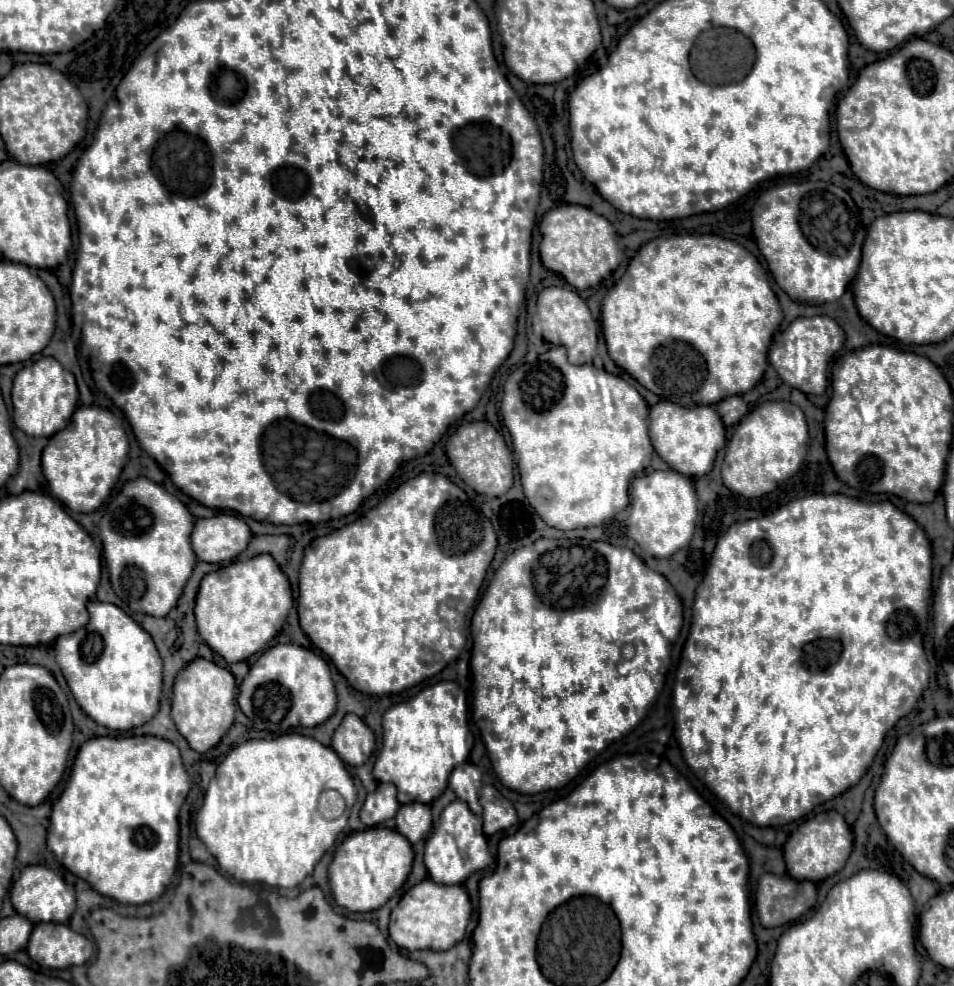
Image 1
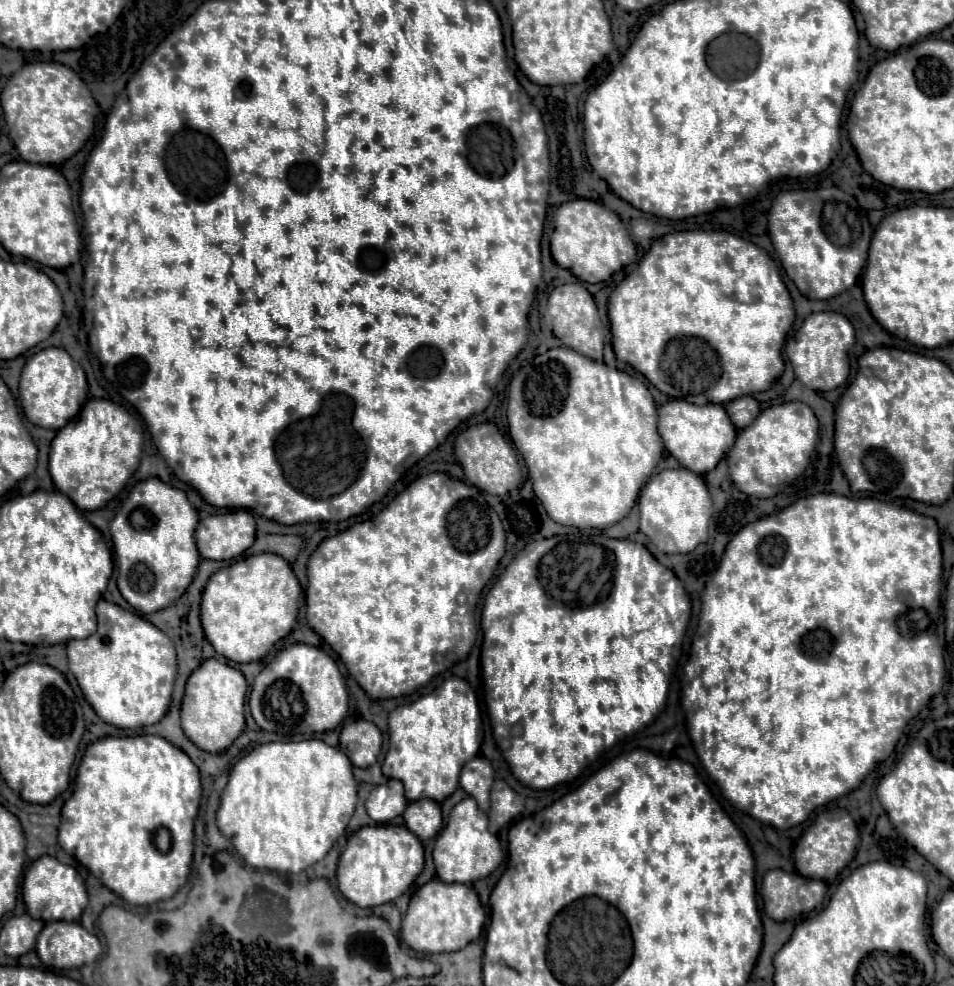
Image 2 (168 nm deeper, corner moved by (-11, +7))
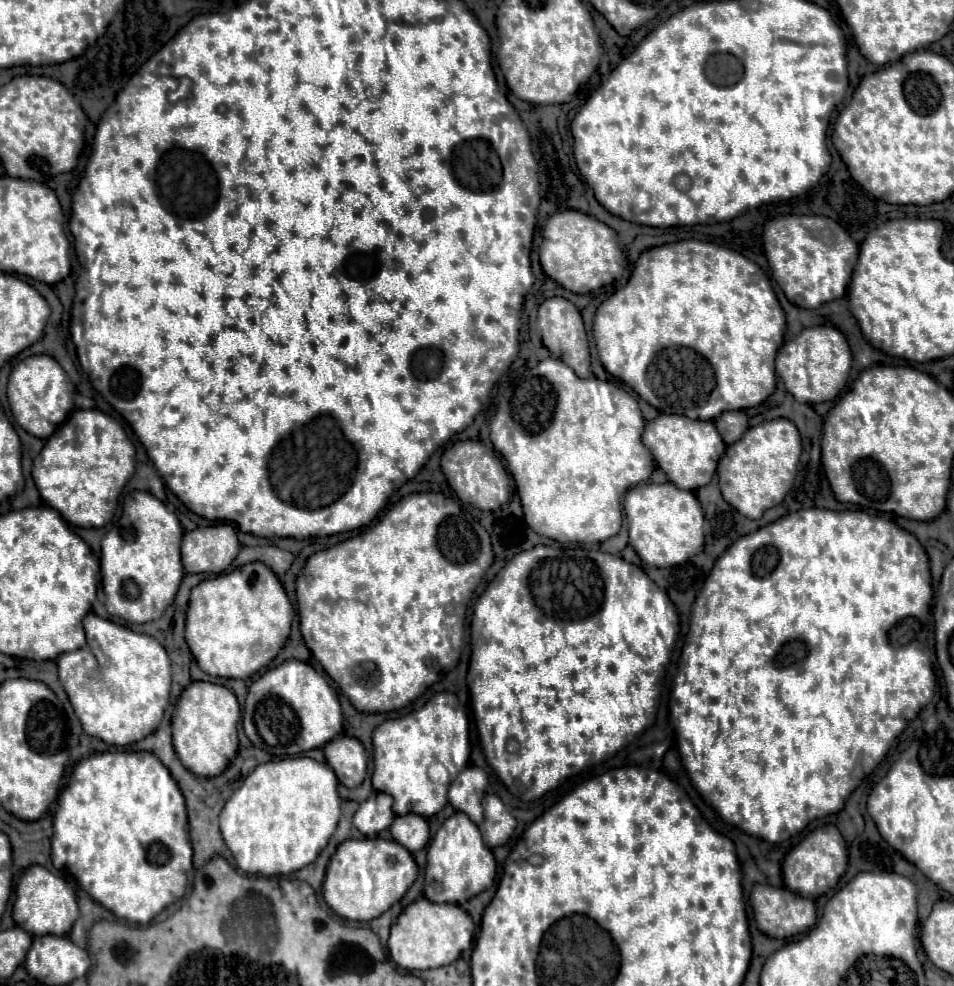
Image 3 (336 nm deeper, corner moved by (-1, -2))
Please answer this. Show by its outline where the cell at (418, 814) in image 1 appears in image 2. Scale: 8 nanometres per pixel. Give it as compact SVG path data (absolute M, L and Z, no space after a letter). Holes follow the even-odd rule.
M419 799L407 805L403 813L405 825L413 831L419 839L431 839L441 831L441 807L433 799Z

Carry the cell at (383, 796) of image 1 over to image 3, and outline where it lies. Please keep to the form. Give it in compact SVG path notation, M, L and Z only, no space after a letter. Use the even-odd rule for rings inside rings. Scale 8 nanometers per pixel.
M377 792L375 796L371 796L359 804L359 808L353 816L353 826L365 836L379 834L381 830L389 828L391 822L395 820L391 804L393 804L391 796Z

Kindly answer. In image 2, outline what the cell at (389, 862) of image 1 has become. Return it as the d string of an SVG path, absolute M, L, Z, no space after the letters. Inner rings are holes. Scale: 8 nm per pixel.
M375 825L361 827L349 837L339 857L337 881L339 891L359 907L375 907L401 897L415 877L423 871L423 845L407 827Z

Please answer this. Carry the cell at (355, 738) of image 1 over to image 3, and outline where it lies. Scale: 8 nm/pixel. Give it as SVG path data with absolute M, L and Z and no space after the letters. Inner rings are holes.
M339 736L325 748L325 758L339 782L347 788L361 786L367 772L367 754L363 744L351 736Z

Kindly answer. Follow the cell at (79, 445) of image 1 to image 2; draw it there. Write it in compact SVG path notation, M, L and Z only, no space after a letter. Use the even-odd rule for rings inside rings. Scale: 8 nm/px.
M89 399L81 413L69 421L51 443L51 479L81 511L103 509L139 467L141 445L143 425L127 409L107 399Z

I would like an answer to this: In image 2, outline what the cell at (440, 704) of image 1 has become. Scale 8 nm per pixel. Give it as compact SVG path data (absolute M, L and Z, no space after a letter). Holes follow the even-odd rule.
M451 677L433 693L389 713L389 751L383 761L383 775L403 781L409 801L427 797L441 803L457 789L461 767L480 752L482 715L488 715L488 711L481 711L484 706L479 706L486 705L485 699L478 701L484 697L477 694L465 679Z

